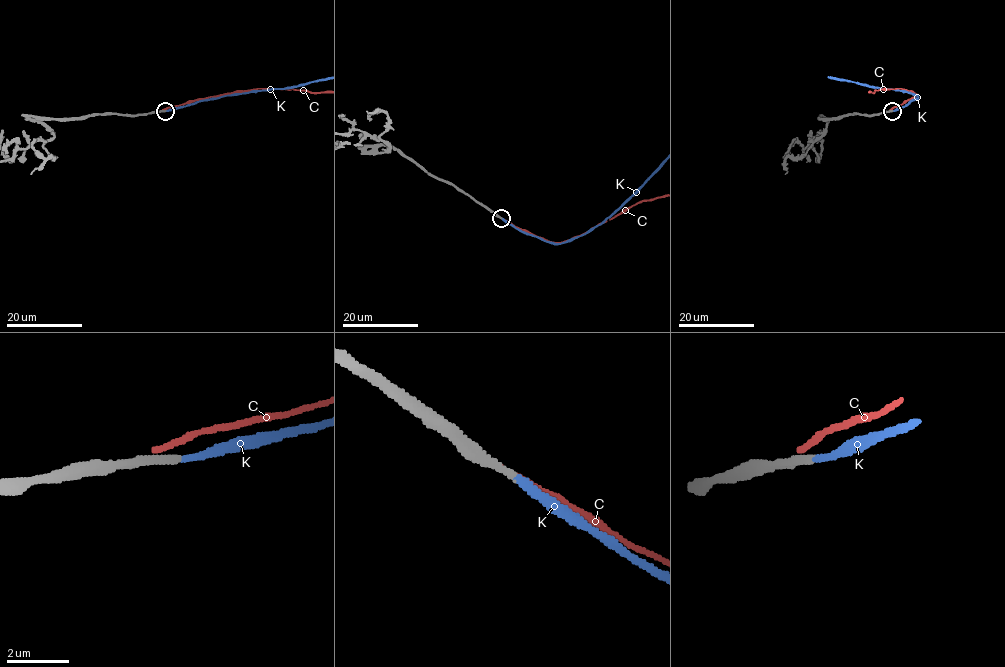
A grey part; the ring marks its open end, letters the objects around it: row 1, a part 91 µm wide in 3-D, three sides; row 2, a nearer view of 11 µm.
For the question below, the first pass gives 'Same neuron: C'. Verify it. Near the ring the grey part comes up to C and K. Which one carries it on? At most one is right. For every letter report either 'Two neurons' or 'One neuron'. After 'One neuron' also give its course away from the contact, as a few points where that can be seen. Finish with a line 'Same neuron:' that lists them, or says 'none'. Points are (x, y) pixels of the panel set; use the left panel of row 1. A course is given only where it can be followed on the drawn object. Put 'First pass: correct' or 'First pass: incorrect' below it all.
C: Two neurons
K: One neuron
Same neuron: K
First pass: incorrect

